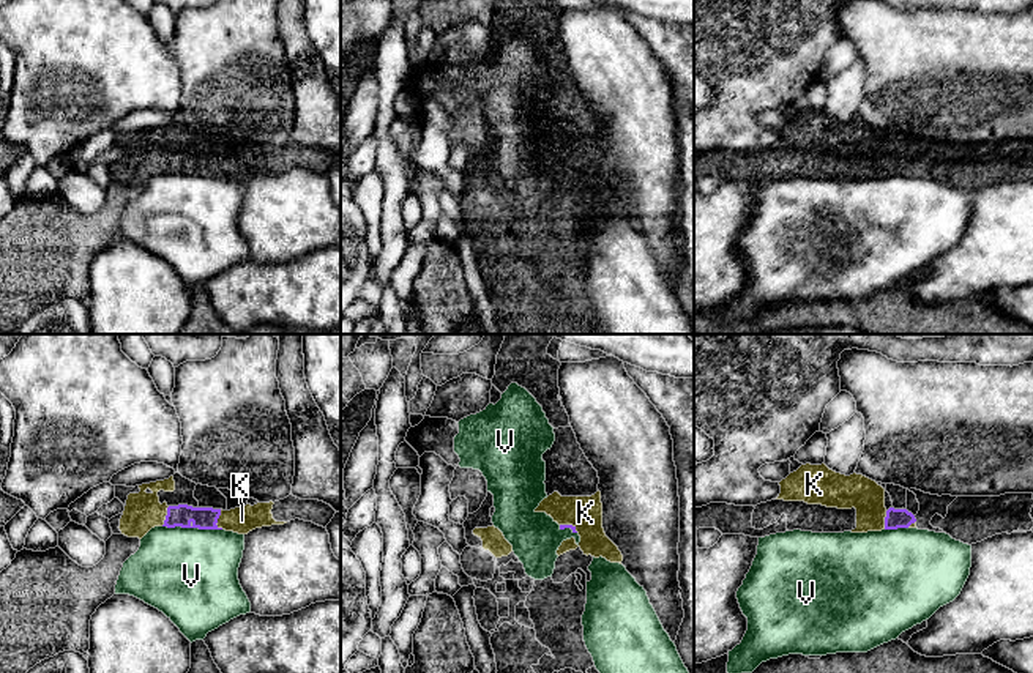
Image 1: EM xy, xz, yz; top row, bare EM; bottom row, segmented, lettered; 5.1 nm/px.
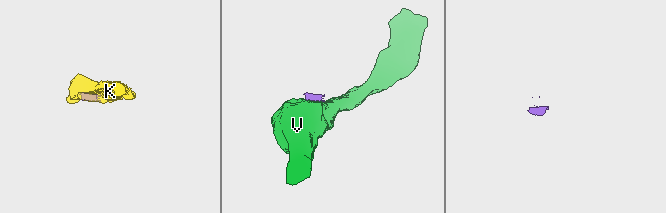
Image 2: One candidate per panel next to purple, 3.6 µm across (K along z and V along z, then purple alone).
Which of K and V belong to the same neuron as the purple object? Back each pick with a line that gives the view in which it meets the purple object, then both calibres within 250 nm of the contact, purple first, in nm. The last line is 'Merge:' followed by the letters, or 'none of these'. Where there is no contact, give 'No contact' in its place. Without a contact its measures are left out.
Merge: none of these

